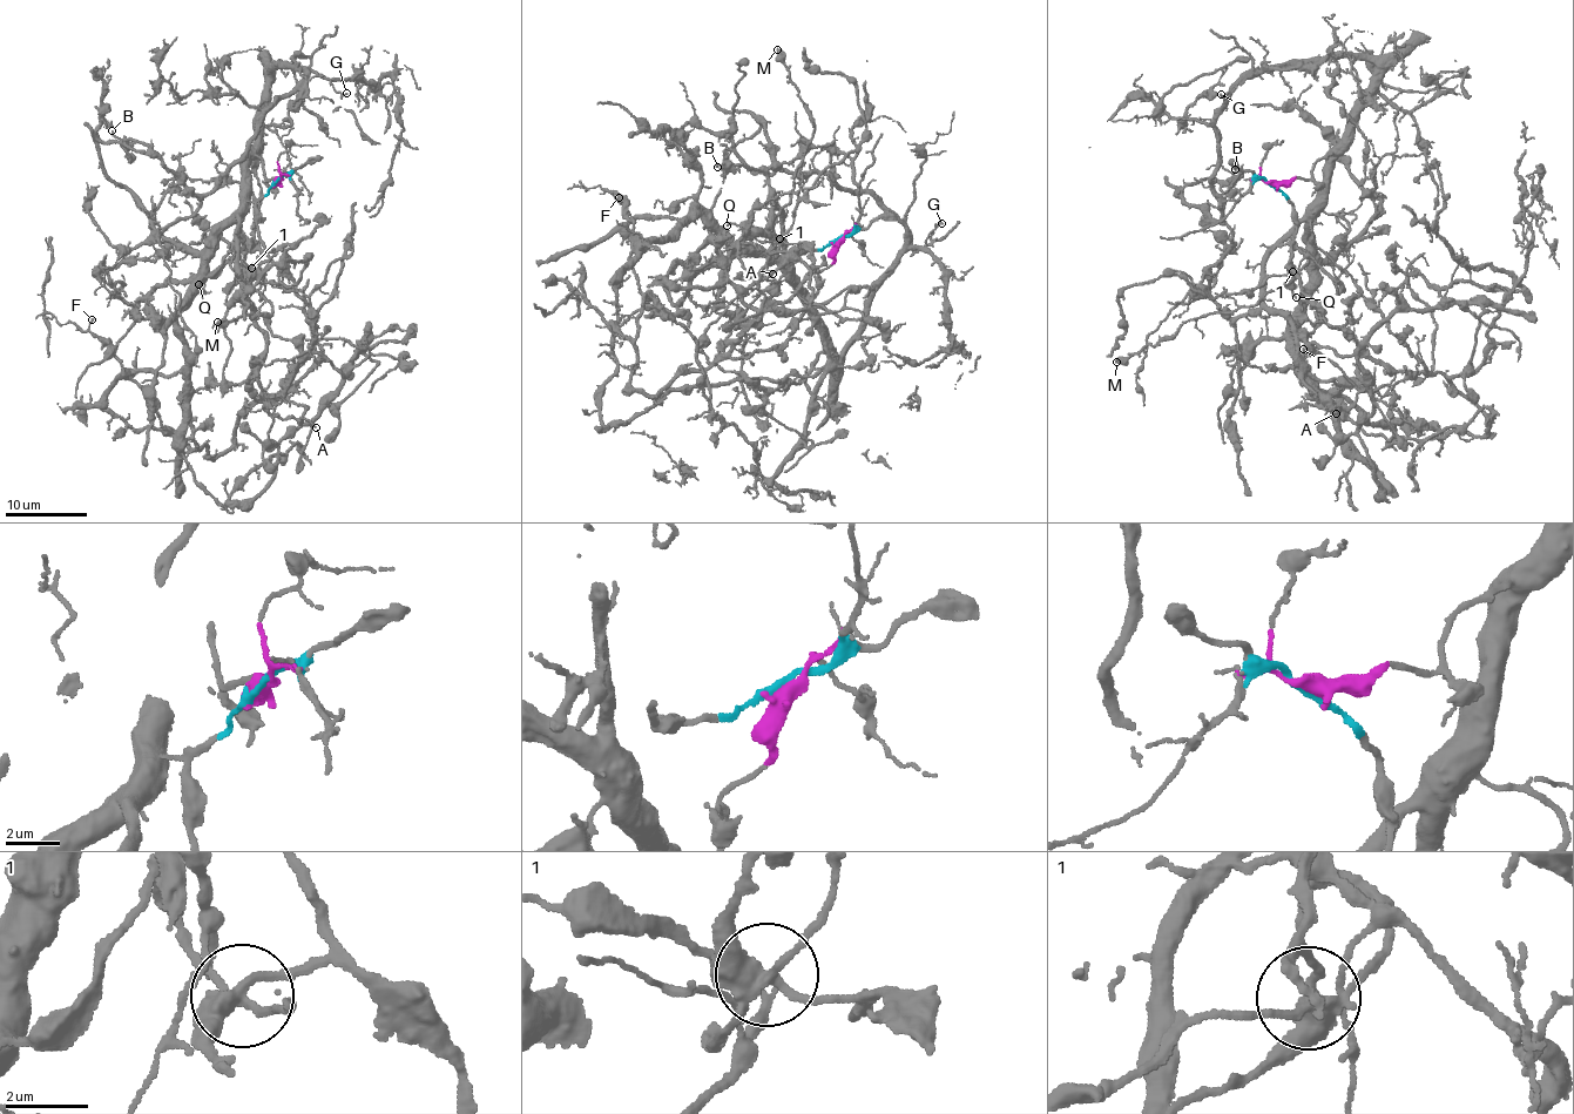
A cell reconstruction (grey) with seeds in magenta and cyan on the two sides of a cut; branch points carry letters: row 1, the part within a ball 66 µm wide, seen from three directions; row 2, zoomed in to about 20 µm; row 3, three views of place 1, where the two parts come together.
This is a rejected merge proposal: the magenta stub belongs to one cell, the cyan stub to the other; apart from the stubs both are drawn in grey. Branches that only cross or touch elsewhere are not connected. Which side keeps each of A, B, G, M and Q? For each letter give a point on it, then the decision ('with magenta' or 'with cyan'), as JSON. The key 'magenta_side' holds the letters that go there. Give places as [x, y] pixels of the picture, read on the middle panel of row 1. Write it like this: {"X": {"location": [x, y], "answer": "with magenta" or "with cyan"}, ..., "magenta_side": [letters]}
{"A": {"location": [772, 274], "answer": "with magenta"}, "B": {"location": [717, 167], "answer": "with magenta"}, "G": {"location": [941, 223], "answer": "with magenta"}, "M": {"location": [777, 49], "answer": "with cyan"}, "Q": {"location": [727, 225], "answer": "with magenta"}, "magenta_side": ["A", "B", "G", "Q"]}

